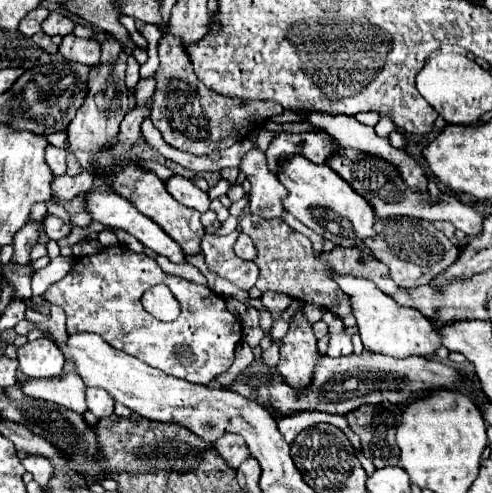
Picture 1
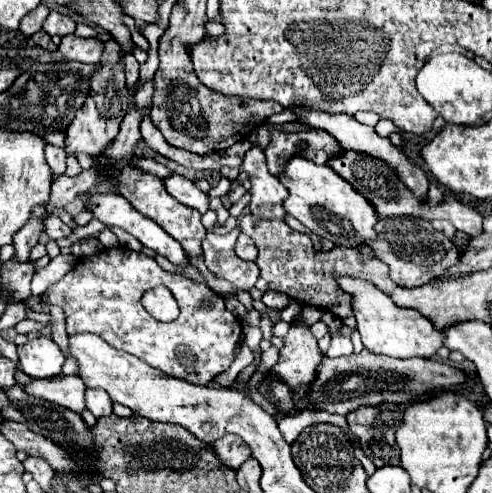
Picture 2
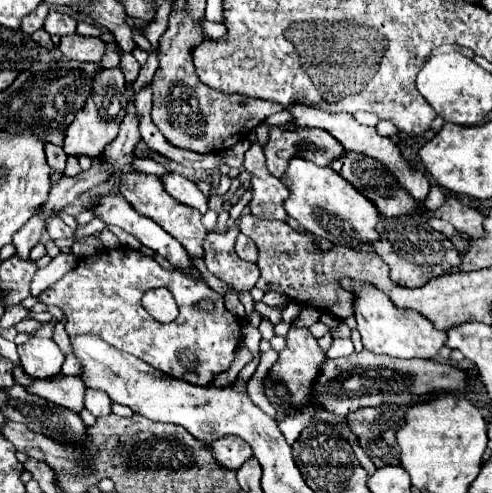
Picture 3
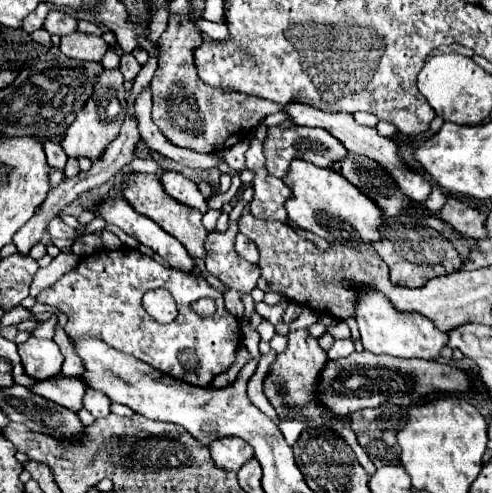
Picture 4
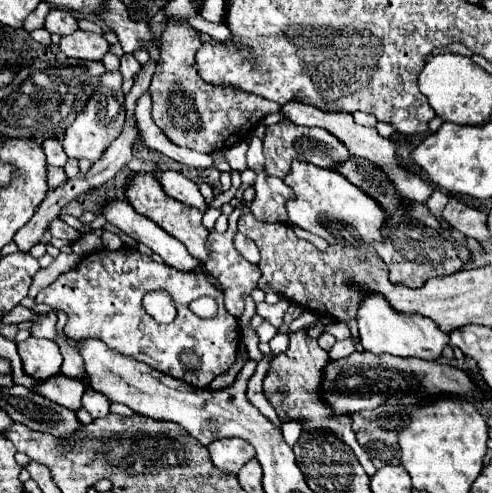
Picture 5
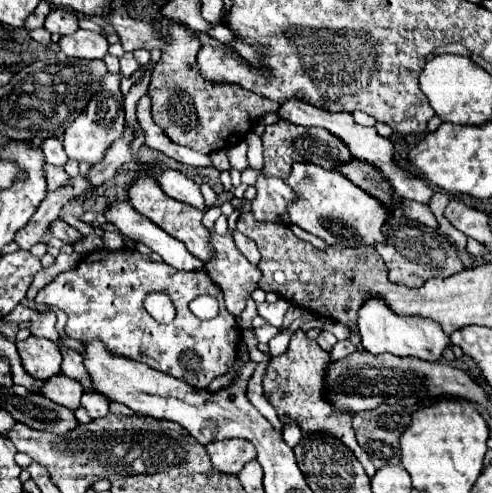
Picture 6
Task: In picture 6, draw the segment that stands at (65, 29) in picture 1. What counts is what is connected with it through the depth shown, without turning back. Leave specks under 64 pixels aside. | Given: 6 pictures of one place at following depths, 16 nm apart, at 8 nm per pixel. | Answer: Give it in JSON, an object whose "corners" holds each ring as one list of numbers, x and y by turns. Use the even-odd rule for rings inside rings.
{"corners":[[54,8,50,10,50,14,46,16,46,22,44,22,44,28,50,32,50,34,72,34,78,30,78,20,76,16,72,16,68,10,60,10,60,8]]}

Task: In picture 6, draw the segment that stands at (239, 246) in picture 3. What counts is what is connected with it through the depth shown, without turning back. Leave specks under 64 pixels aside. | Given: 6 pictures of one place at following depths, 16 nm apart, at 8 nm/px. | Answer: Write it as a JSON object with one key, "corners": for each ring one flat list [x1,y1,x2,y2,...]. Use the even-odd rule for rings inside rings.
{"corners":[[234,232,234,242,236,242,236,248,244,254,244,258,248,258,252,264,258,264,260,262,260,252,258,252,258,248,256,248,256,244,250,240,250,238,246,238,242,232]]}

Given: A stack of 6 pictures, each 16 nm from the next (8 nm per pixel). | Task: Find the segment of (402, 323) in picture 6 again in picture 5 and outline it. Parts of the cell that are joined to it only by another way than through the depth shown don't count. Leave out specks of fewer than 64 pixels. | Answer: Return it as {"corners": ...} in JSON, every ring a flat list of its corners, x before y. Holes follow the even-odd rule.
{"corners":[[364,292,358,312,356,312,356,322,358,322,362,346,364,350,372,354,392,354,400,358,436,360,442,348,448,344,448,334,440,332,440,328,436,328,432,320,420,314,396,312,380,292]]}

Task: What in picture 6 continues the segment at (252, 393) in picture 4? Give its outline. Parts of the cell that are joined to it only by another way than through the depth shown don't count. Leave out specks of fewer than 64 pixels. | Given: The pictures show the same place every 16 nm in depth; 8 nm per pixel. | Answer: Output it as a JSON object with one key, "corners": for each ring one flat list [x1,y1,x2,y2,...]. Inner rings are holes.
{"corners":[[268,354,268,358,256,366,256,370,254,370,254,374,252,374,250,382,248,382,248,398,250,398,250,402,252,402,278,430,282,430,282,422,278,420,276,410,272,408,272,404,270,404,270,402,266,400,266,396,262,394,262,376,264,376,264,372,266,372,266,366,268,366,268,360,270,360,270,358,272,358,272,356]]}

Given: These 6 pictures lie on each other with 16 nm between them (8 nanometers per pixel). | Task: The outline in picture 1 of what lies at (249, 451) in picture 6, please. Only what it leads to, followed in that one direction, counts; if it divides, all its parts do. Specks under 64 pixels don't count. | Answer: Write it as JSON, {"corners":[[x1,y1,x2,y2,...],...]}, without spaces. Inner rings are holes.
{"corners":[[224,434,222,438,216,440,216,450,220,452,220,456,232,464,232,468,238,468,248,456,248,446,244,444,244,438,238,436,238,434]]}

